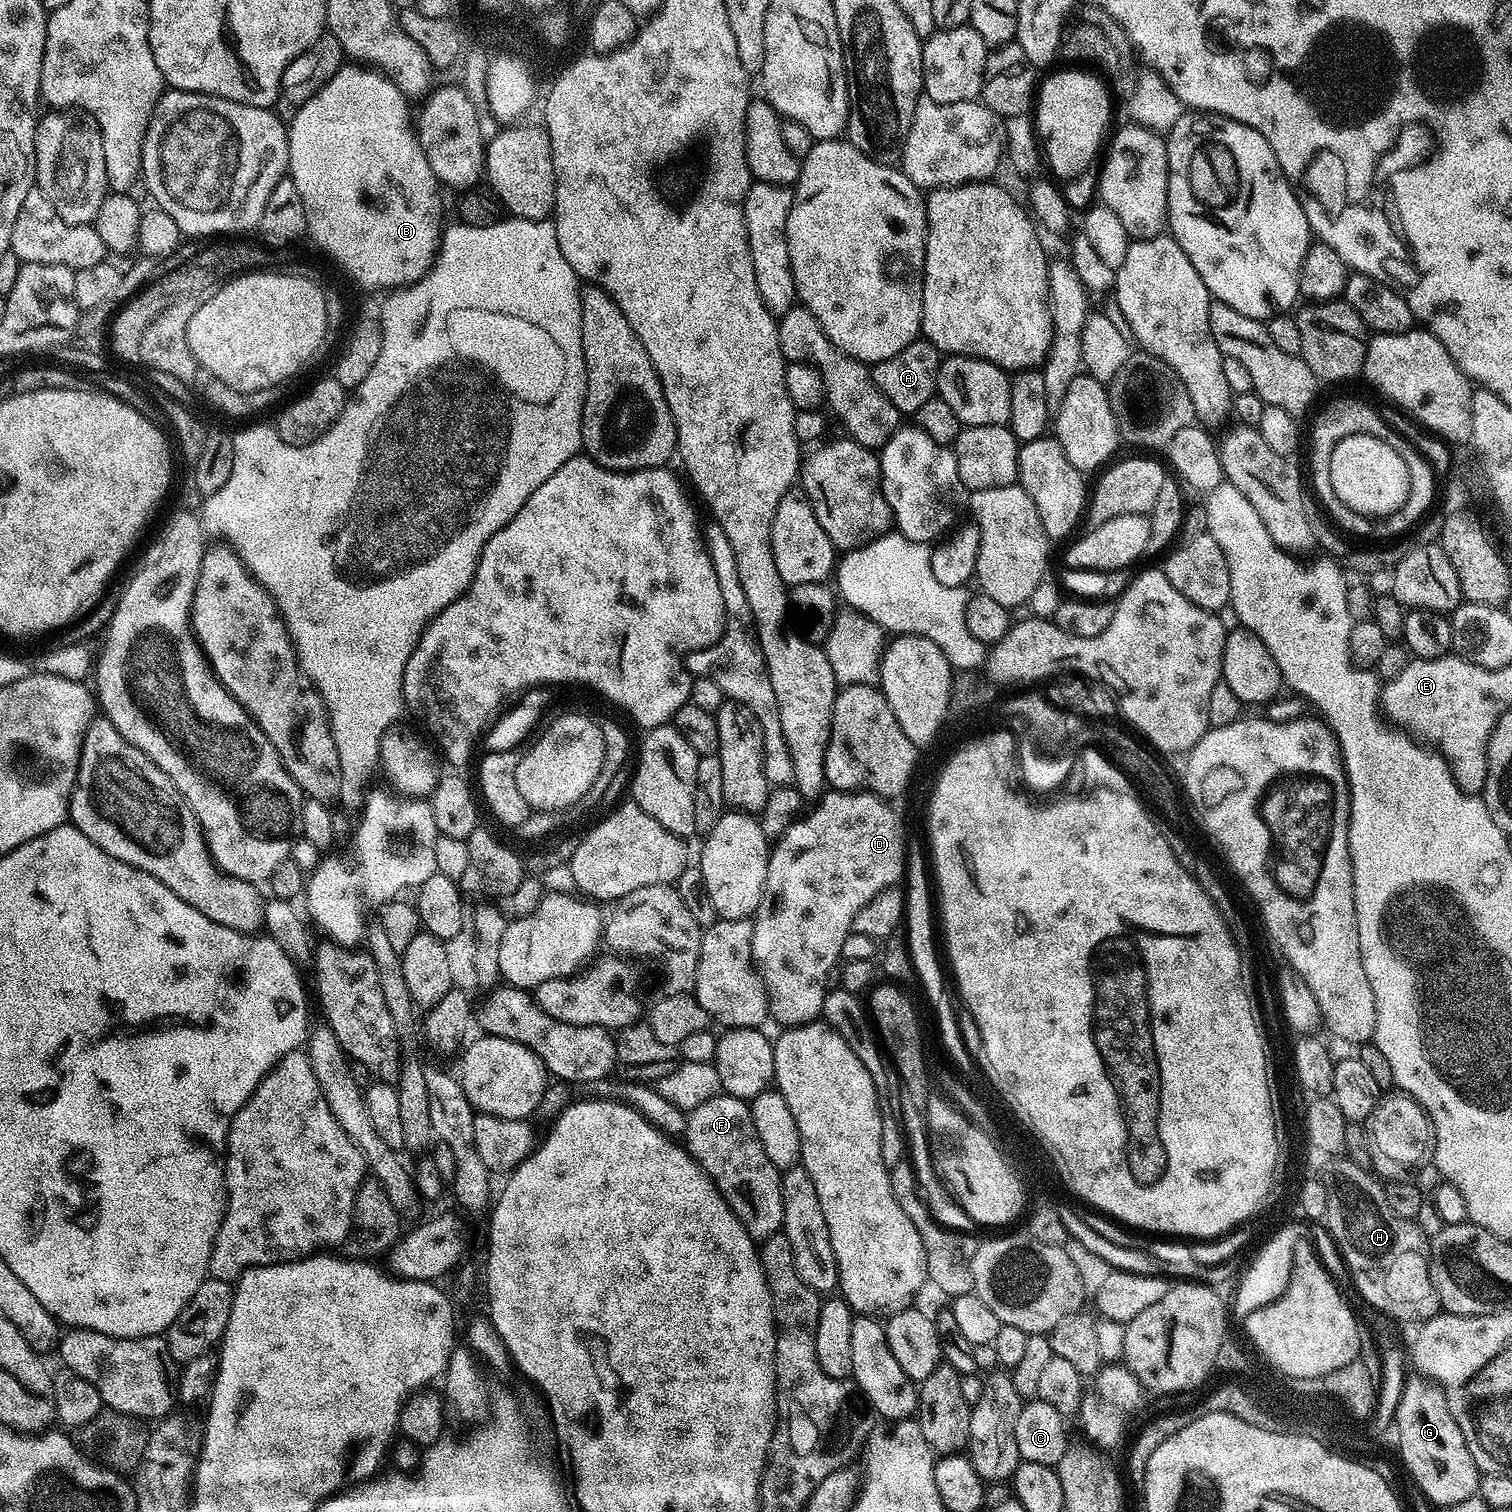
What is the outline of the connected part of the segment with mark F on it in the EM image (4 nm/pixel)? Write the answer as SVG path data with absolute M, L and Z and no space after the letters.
M721 1094L710 1098L710 1102L702 1102L702 1106L687 1113L687 1118L688 1121L682 1133L683 1143L698 1162L698 1166L702 1166L704 1173L716 1183L716 1189L722 1194L722 1198L726 1198L730 1210L734 1210L738 1222L746 1226L752 1239L763 1242L775 1232L781 1231L784 1227L784 1207L780 1185L782 1172L774 1166L774 1162L770 1162L762 1142L758 1142L758 1130L754 1130L751 1107L743 1099Z

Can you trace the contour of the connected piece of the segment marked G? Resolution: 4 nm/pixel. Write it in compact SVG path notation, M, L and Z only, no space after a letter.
M1412 1374L1405 1379L1394 1436L1400 1439L1400 1460L1405 1470L1430 1505L1441 1504L1441 1509L1447 1510L1454 1502L1466 1502L1479 1493L1481 1470L1470 1454L1470 1446L1466 1446L1466 1438L1462 1438L1462 1430L1458 1430L1458 1422L1454 1422L1454 1414L1450 1414L1444 1390L1428 1377Z

